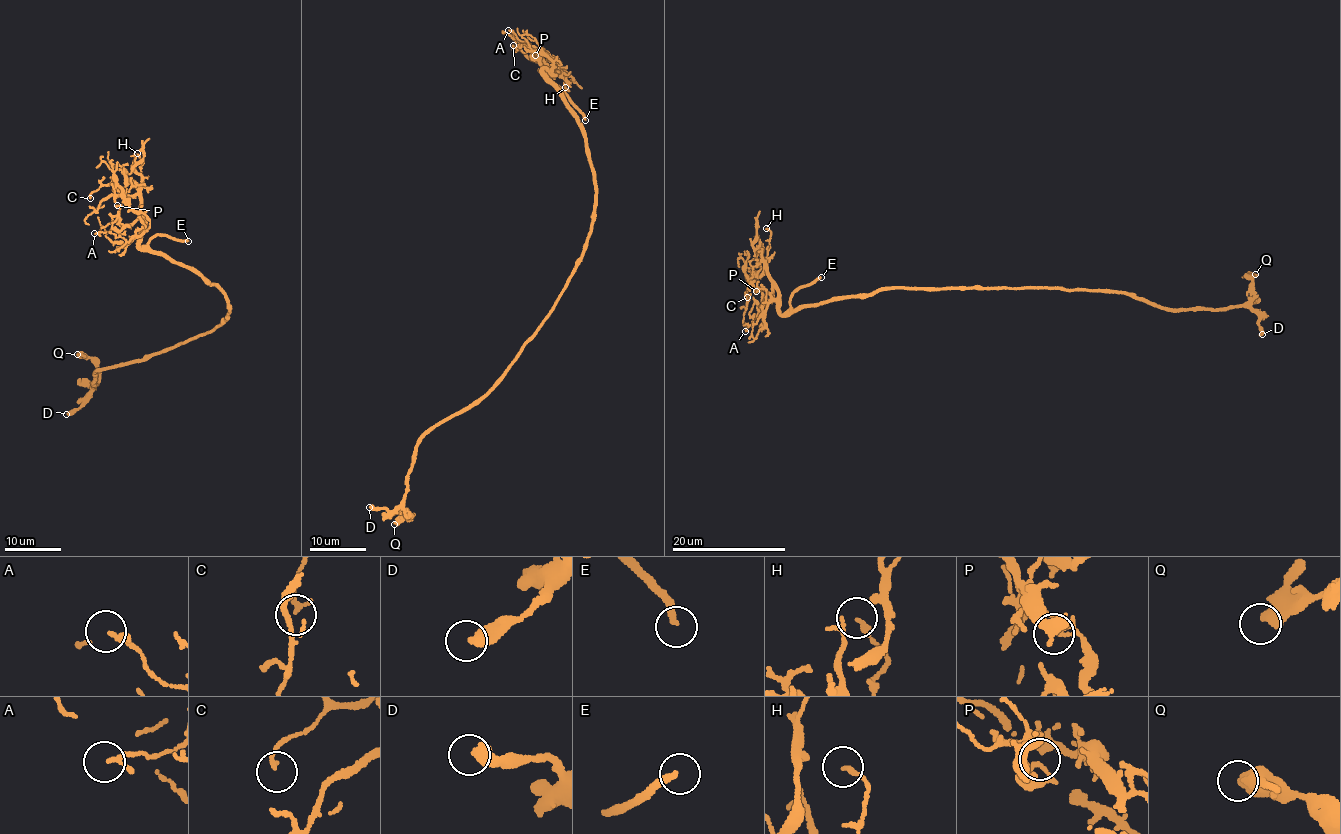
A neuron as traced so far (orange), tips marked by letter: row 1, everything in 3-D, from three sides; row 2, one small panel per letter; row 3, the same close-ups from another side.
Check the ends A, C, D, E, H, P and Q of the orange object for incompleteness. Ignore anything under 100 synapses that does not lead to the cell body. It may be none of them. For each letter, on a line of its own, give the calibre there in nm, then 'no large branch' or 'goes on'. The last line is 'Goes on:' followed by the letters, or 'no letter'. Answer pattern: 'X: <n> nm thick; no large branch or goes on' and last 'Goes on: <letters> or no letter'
A: 140 nm thick; no large branch
C: 160 nm thick; no large branch
D: 460 nm thick; no large branch
E: 240 nm thick; goes on
H: 110 nm thick; no large branch
P: 160 nm thick; no large branch
Q: 460 nm thick; no large branch
Goes on: E

